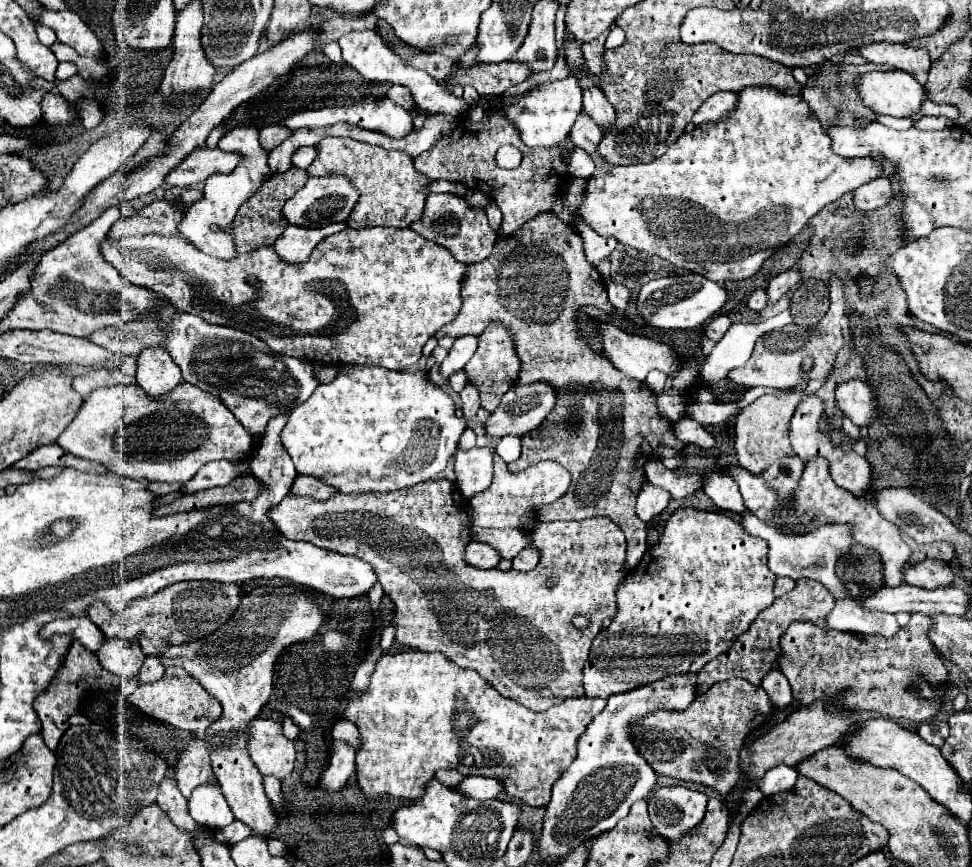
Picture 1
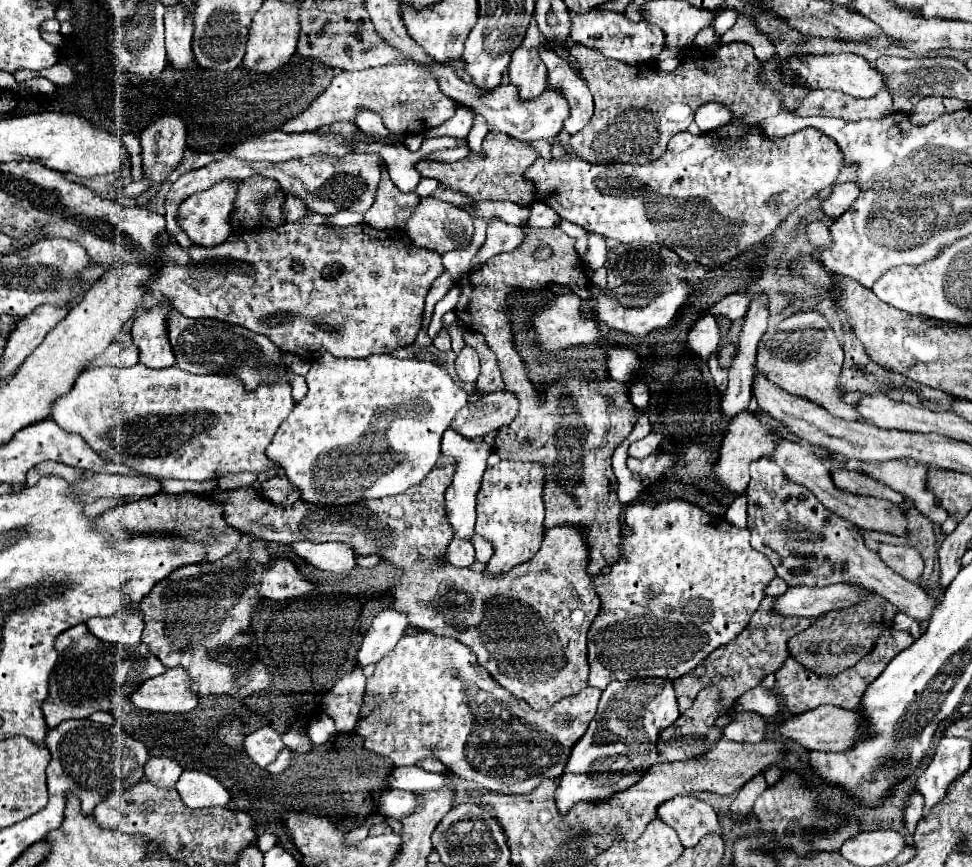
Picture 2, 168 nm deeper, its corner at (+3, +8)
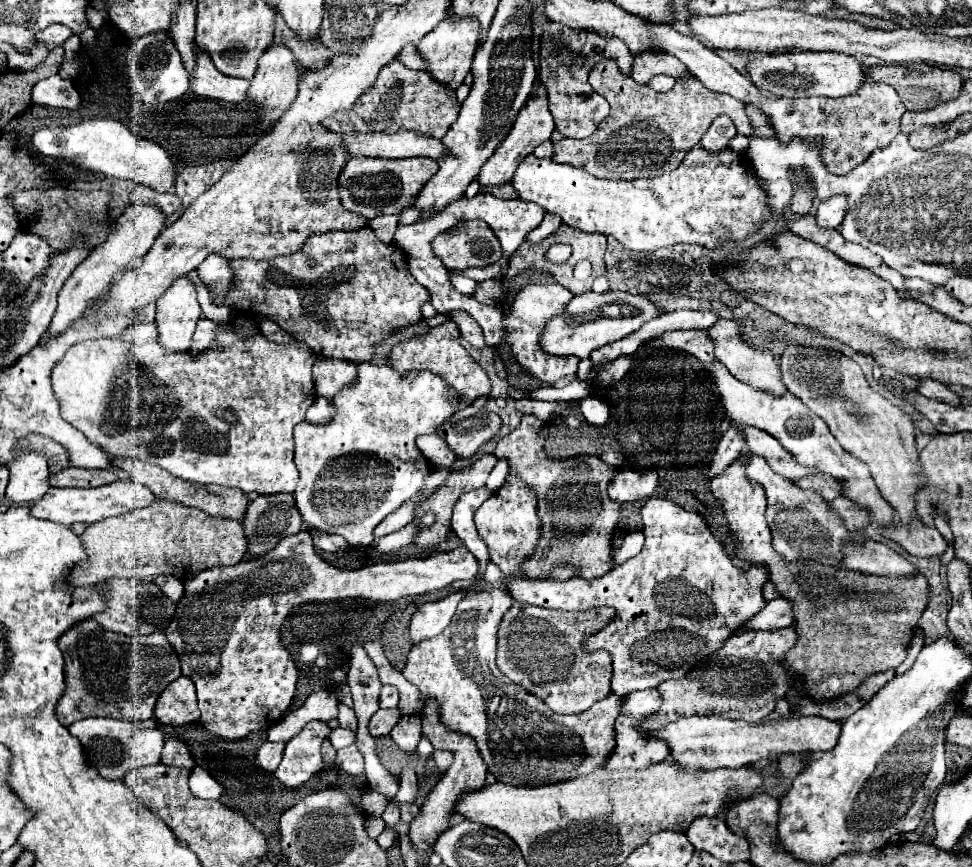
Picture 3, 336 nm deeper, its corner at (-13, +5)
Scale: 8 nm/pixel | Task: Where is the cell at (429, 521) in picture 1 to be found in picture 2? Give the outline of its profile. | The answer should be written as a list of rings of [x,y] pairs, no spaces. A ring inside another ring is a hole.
[[[444,465],[444,467],[434,467],[432,473],[428,473],[428,477],[408,489],[406,493],[400,493],[400,495],[394,495],[394,497],[382,497],[382,499],[364,499],[364,501],[356,501],[352,505],[344,505],[344,507],[324,507],[324,505],[314,505],[310,501],[302,501],[298,499],[296,503],[292,505],[280,505],[280,503],[272,503],[272,501],[266,501],[264,497],[260,497],[258,489],[254,487],[240,487],[240,489],[232,489],[232,491],[222,491],[222,489],[214,489],[212,491],[212,497],[216,501],[222,501],[224,503],[224,517],[226,517],[226,523],[238,531],[242,531],[244,535],[248,537],[258,537],[258,539],[264,539],[264,541],[276,541],[276,543],[292,543],[292,541],[316,541],[316,543],[324,543],[324,541],[338,541],[338,543],[346,543],[354,549],[356,555],[380,555],[382,559],[390,561],[398,571],[400,571],[400,577],[392,583],[390,587],[390,595],[392,595],[392,603],[390,603],[390,609],[398,611],[398,613],[404,613],[408,617],[408,623],[420,631],[428,631],[428,633],[434,633],[438,637],[454,637],[458,639],[460,643],[468,645],[474,655],[478,657],[478,665],[484,667],[492,679],[496,679],[504,689],[508,689],[510,693],[514,693],[516,697],[524,699],[532,709],[550,709],[556,701],[560,701],[562,697],[568,697],[568,695],[576,695],[580,689],[584,689],[588,683],[588,661],[586,661],[586,635],[588,635],[588,629],[590,629],[590,623],[596,619],[596,615],[600,613],[600,597],[594,589],[594,583],[592,583],[592,575],[586,571],[588,569],[588,563],[590,563],[590,547],[588,547],[588,541],[586,541],[586,527],[584,525],[574,525],[574,523],[562,523],[562,525],[554,525],[550,529],[546,529],[546,535],[544,535],[544,541],[542,541],[542,547],[540,547],[540,553],[536,553],[536,557],[532,557],[528,563],[522,563],[522,565],[516,565],[514,569],[506,571],[506,573],[484,573],[484,571],[472,571],[472,569],[460,569],[460,567],[454,567],[454,565],[448,565],[448,559],[446,559],[446,547],[448,543],[452,541],[454,537],[454,531],[452,531],[452,525],[446,521],[446,503],[444,503],[444,493],[452,481],[452,475],[454,475],[454,465]]]

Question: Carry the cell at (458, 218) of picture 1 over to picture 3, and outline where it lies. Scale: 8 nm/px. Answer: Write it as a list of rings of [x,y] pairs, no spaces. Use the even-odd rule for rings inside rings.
[[[482,220],[462,222],[458,228],[450,228],[438,234],[432,240],[432,252],[446,264],[446,268],[456,268],[460,272],[468,268],[482,268],[488,264],[496,264],[502,258],[502,246],[498,238],[494,236],[492,228]]]

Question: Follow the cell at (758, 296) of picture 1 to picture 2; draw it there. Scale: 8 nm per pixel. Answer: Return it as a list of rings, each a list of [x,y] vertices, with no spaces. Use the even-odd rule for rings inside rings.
[[[732,293],[732,295],[724,297],[722,301],[718,301],[716,305],[712,305],[704,315],[714,315],[714,317],[716,315],[726,315],[732,321],[736,321],[736,319],[746,315],[748,305],[750,305],[750,297],[746,293]]]

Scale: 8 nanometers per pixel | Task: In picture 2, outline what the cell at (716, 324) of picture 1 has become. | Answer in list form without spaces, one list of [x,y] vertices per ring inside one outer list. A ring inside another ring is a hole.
[[[712,315],[698,319],[692,331],[688,333],[688,343],[702,359],[708,359],[714,353],[718,341],[720,341],[720,327],[718,327],[716,317]]]

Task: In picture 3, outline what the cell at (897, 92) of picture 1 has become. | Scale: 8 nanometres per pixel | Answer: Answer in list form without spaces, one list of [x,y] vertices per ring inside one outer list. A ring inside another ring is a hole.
[[[786,52],[786,54],[770,54],[762,58],[754,58],[746,64],[746,70],[752,82],[774,96],[846,96],[860,88],[866,82],[864,68],[856,58],[848,54],[836,52]]]

